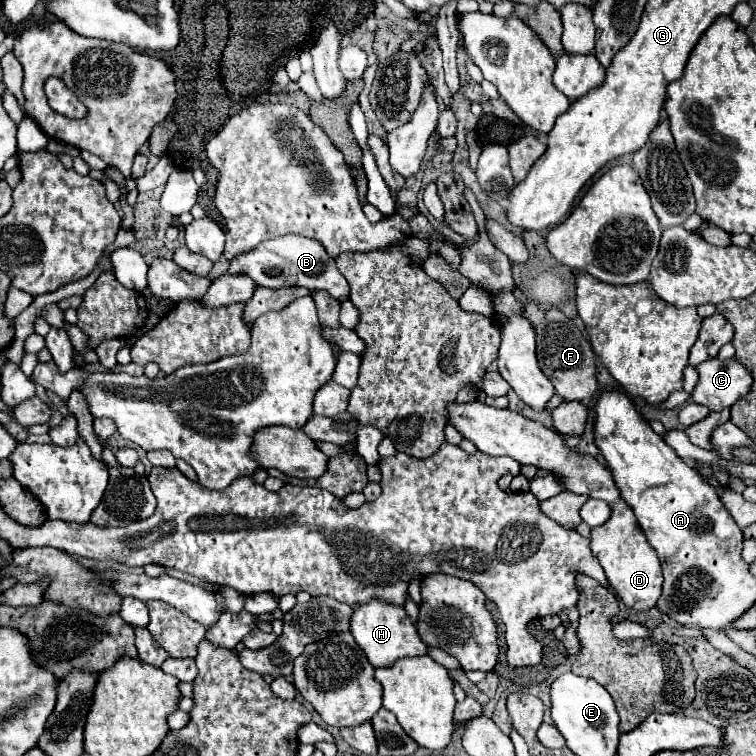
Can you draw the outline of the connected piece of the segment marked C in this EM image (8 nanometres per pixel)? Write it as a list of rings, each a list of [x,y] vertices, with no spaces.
[[[736,358],[706,360],[698,366],[698,374],[700,380],[692,390],[692,402],[702,404],[712,412],[730,408],[752,384],[750,372],[746,372],[742,364],[736,364]]]

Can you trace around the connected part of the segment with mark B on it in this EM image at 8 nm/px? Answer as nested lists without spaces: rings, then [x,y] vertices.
[[[286,234],[286,236],[258,244],[258,248],[234,258],[230,262],[230,272],[244,272],[258,286],[266,286],[266,288],[304,286],[310,292],[326,290],[340,302],[350,298],[350,286],[348,286],[346,278],[338,272],[334,258],[328,256],[324,246],[318,240],[296,236],[296,234]]]

